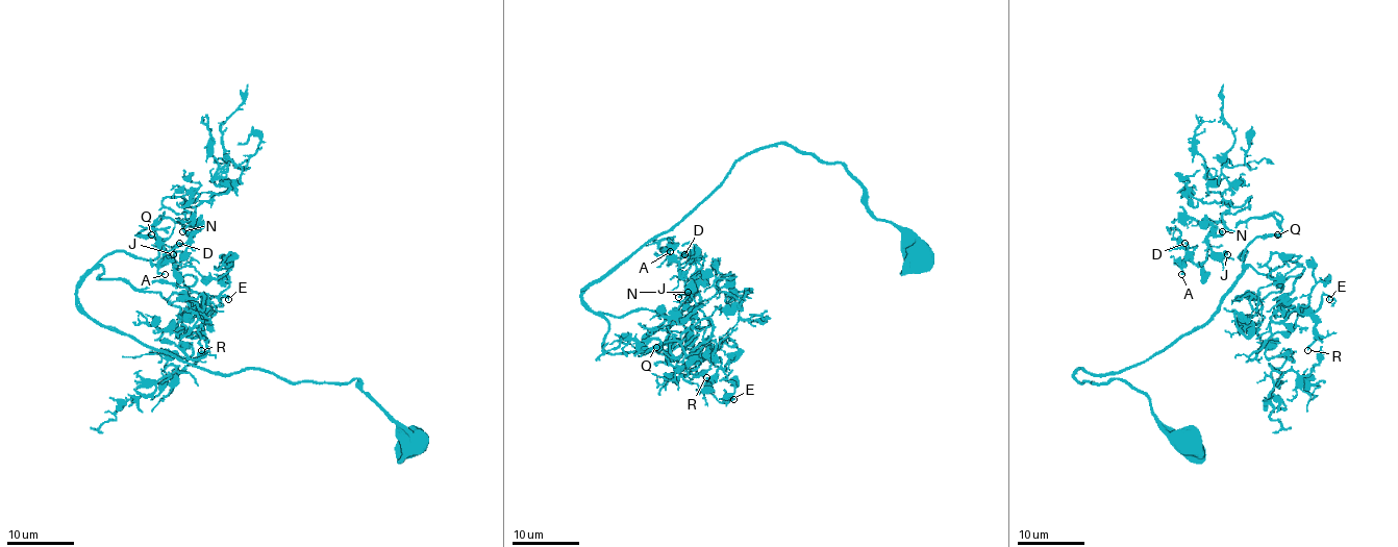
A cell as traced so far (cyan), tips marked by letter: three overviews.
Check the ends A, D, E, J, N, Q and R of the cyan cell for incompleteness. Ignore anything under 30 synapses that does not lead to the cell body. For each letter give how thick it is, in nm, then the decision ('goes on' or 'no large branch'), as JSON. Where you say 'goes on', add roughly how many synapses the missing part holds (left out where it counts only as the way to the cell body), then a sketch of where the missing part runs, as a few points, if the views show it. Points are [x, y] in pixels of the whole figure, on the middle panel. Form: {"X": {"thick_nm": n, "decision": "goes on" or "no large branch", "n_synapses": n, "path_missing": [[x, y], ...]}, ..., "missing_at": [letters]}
{"A": {"thick_nm": 200, "decision": "no large branch"}, "D": {"thick_nm": 170, "decision": "no large branch"}, "E": {"thick_nm": 130, "decision": "no large branch"}, "J": {"thick_nm": 200, "decision": "no large branch"}, "N": {"thick_nm": 240, "decision": "no large branch"}, "Q": {"thick_nm": 190, "decision": "goes on", "n_synapses": 130, "path_missing": [[656, 347], [684, 353], [723, 325], [746, 345], [734, 347], [724, 370], [767, 391]]}, "R": {"thick_nm": 180, "decision": "no large branch"}, "missing_at": ["Q"]}

